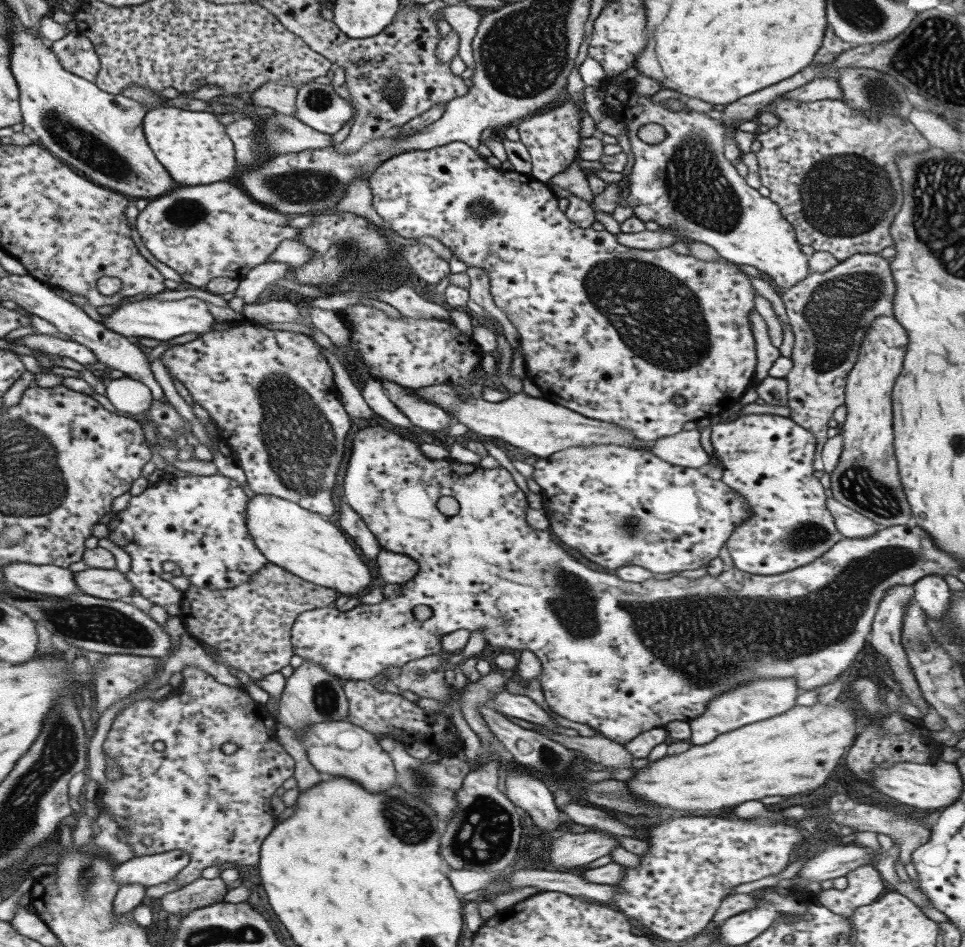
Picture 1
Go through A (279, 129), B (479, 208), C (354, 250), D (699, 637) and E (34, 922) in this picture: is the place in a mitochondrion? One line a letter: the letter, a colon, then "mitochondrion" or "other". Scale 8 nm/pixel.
A: mitochondrion
B: mitochondrion
C: mitochondrion
D: mitochondrion
E: other

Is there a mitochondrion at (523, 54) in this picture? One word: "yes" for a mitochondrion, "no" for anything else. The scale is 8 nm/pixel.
yes

